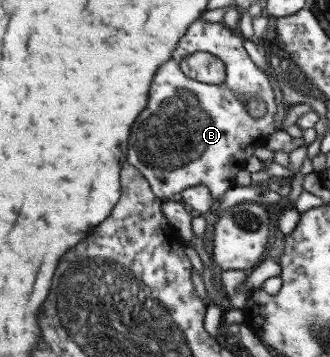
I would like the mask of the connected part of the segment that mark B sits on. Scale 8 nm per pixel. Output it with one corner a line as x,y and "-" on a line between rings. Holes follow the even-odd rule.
202,18
196,19
180,39
170,60
161,64
158,72
154,74
148,106
132,124
132,136
128,140
126,160
146,177
153,194
159,199
172,199
174,194
181,193
186,188
203,184
218,200
226,191
234,187
236,174
246,169
246,162
254,155
254,150
259,146
266,146
270,136
277,131
276,127
272,127
276,113
278,113
278,104
276,104
276,94
272,84
266,73
250,59
244,49
241,35
227,28
223,23
207,23
-
200,51
209,52
222,60
225,66
224,83
203,84
182,73
180,61
185,56
-
254,94
258,94
266,104
266,115
262,118
254,118
246,111
246,102

